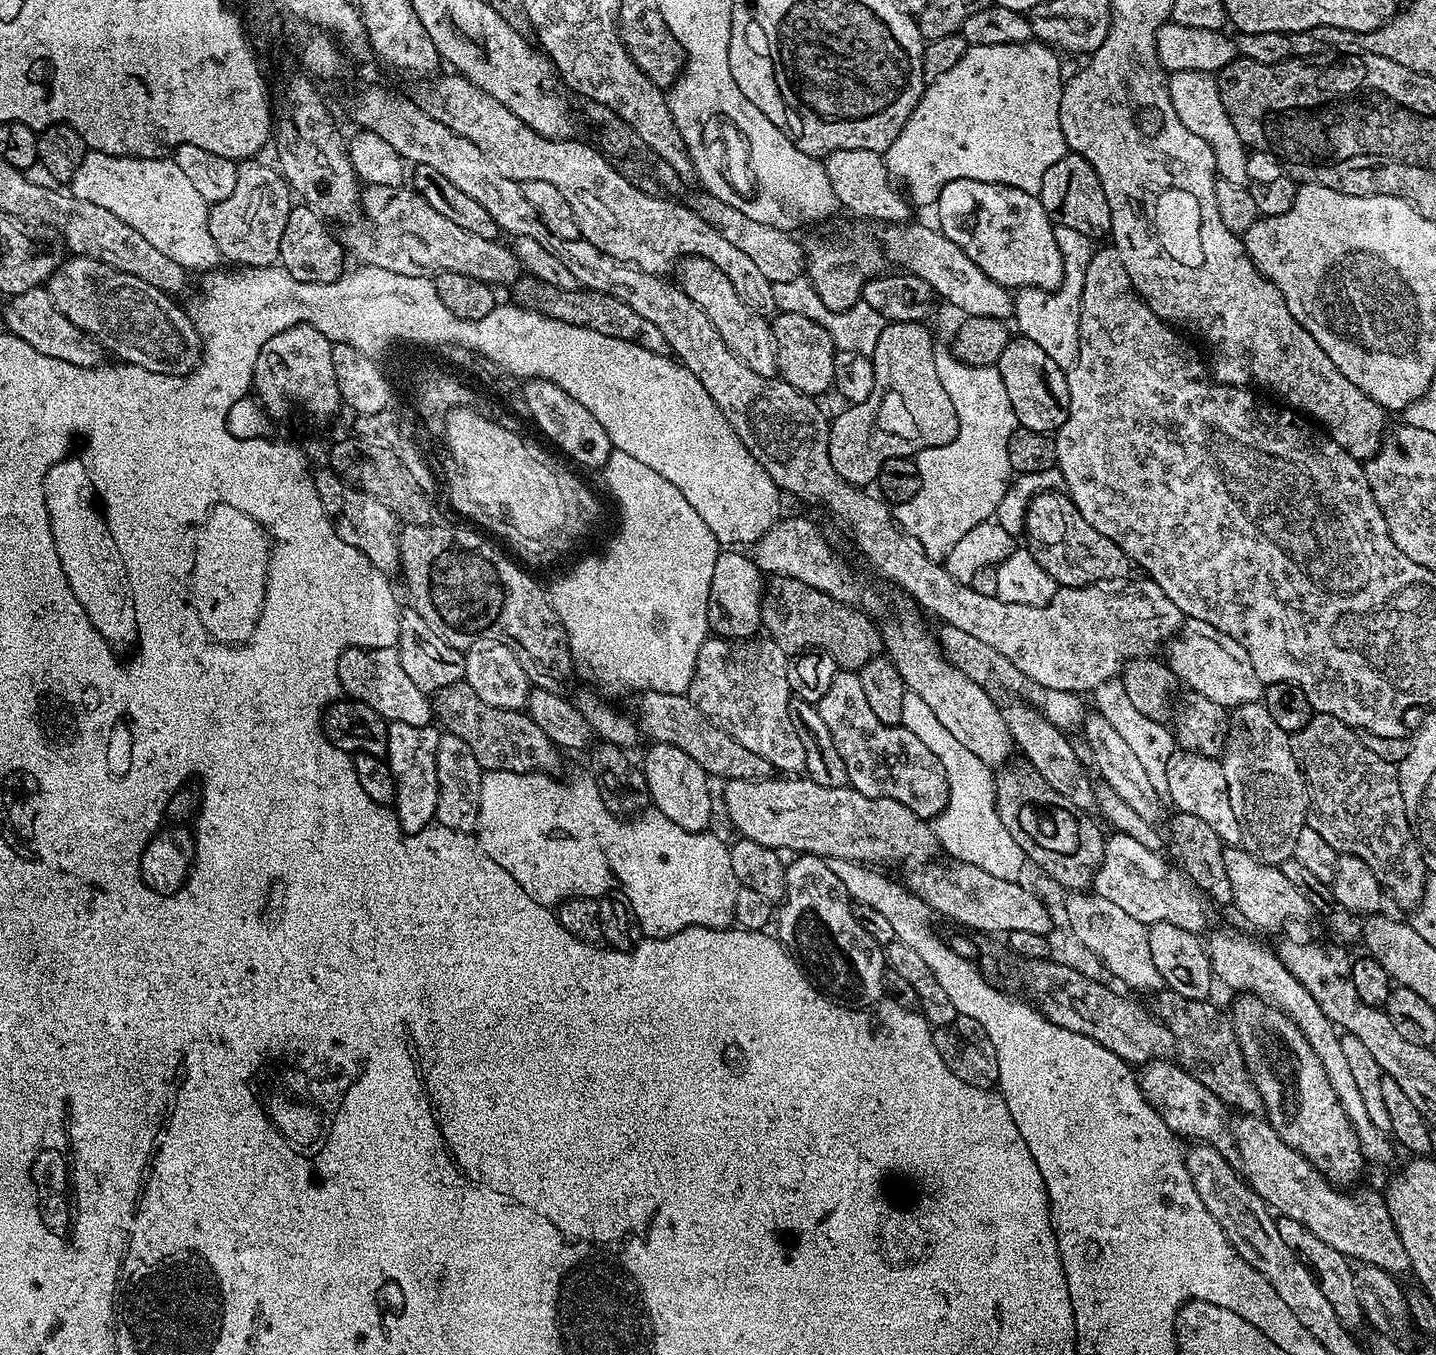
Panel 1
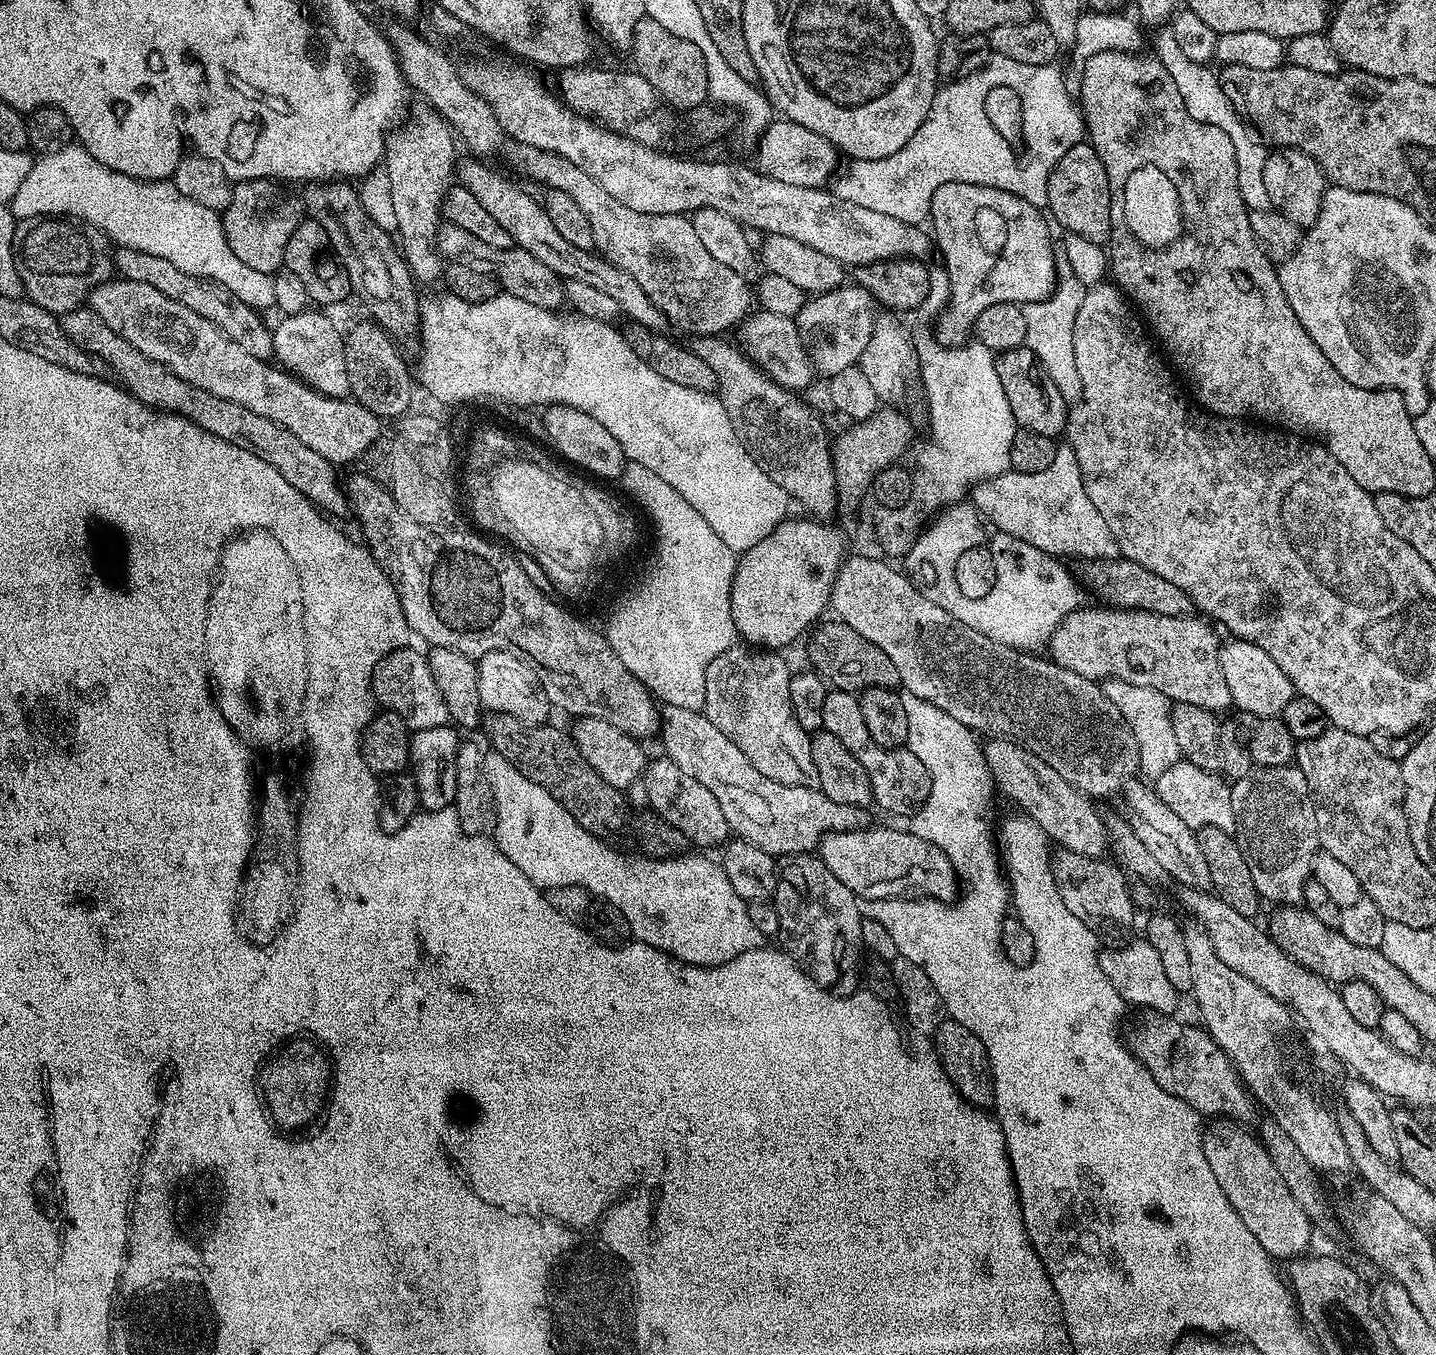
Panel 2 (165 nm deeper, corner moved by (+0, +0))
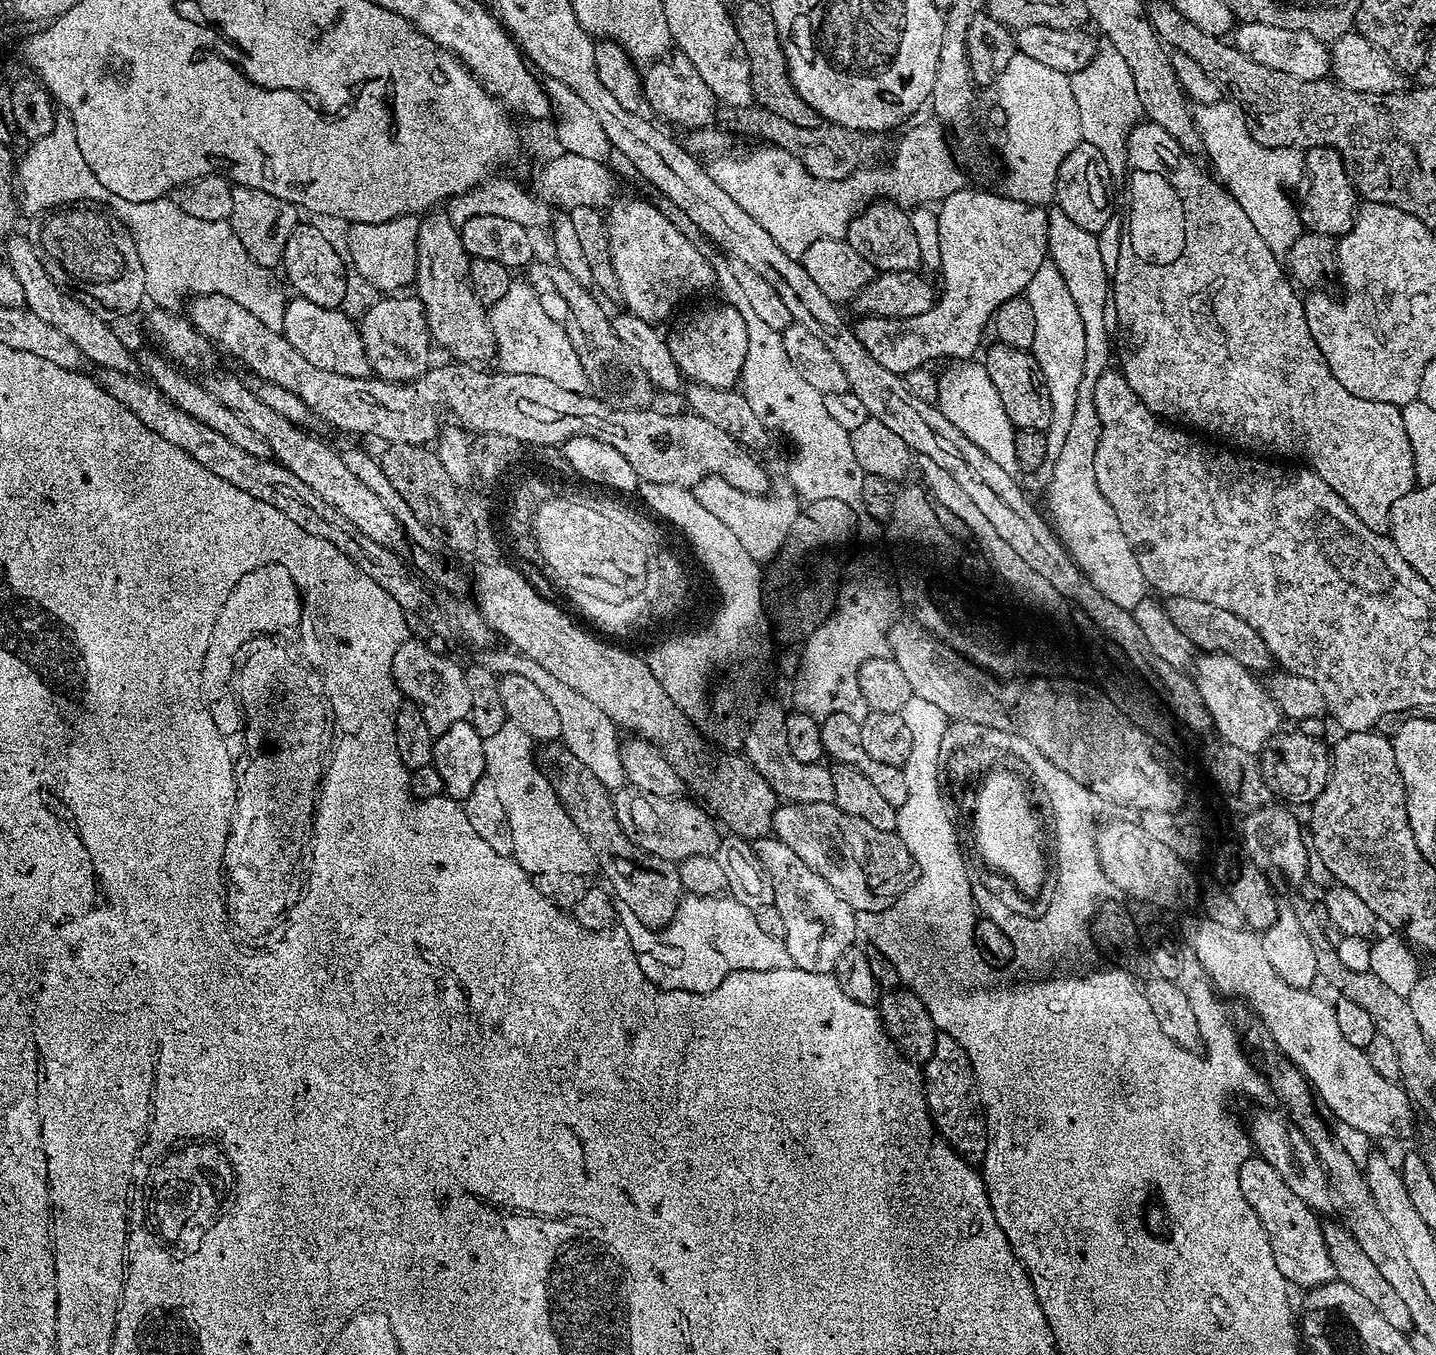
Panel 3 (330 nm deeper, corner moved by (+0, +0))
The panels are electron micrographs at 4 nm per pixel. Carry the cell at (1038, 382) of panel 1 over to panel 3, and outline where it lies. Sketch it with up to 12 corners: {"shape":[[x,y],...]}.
{"shape":[[999,342],[982,363],[1017,430],[1044,432],[1051,402],[1027,348]]}

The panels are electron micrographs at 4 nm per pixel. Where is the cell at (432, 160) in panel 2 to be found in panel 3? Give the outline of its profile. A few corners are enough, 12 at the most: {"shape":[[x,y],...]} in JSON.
{"shape":[[447,211],[416,229],[414,292],[453,361],[494,352],[489,309]]}

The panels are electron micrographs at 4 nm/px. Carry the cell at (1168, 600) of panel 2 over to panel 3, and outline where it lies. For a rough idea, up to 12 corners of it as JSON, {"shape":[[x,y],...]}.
{"shape":[[1170,596],[1171,621],[1200,650],[1254,674],[1272,651],[1250,622],[1202,598]]}

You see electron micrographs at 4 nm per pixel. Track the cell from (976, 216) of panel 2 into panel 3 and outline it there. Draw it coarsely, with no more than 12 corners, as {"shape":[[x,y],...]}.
{"shape":[[1047,211],[1008,216],[1000,252],[948,256],[926,314],[861,315],[870,358],[903,377],[971,361],[998,306],[1048,256]]}

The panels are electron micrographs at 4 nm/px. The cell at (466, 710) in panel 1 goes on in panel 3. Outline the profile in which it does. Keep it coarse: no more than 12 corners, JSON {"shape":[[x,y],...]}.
{"shape":[[560,742],[539,753],[595,867],[642,926],[668,927],[677,865],[626,838],[613,793]]}

